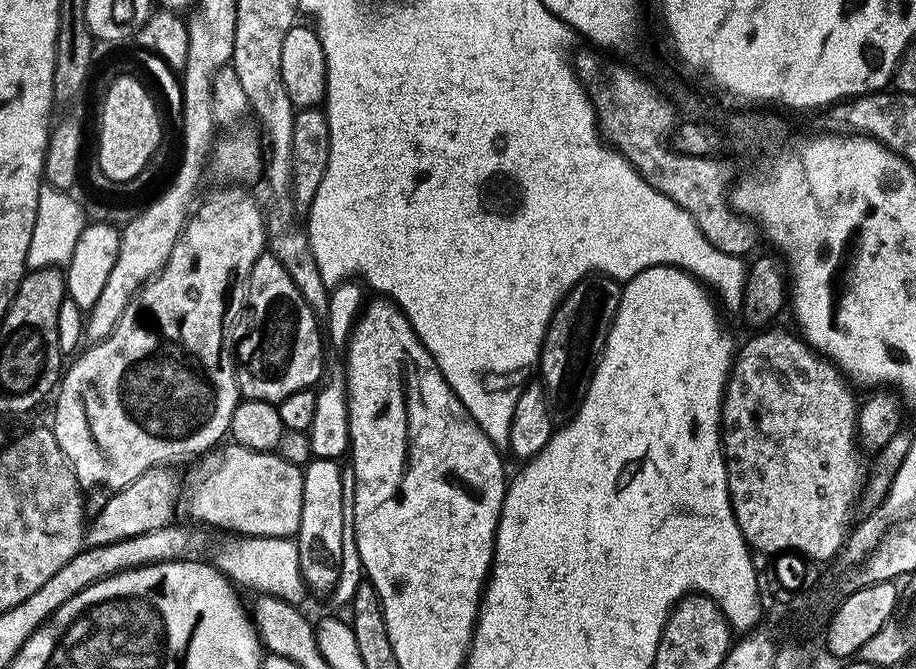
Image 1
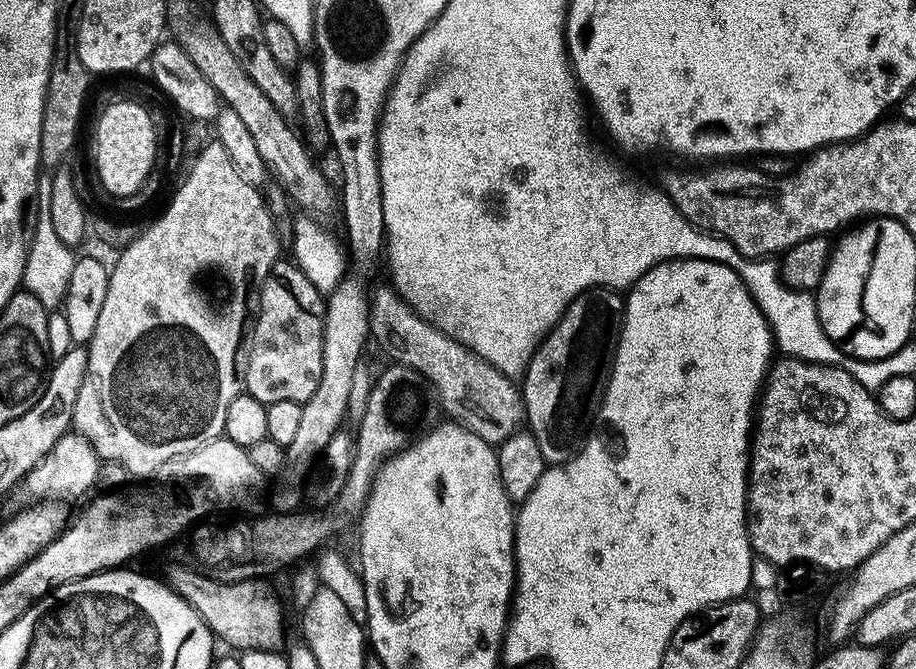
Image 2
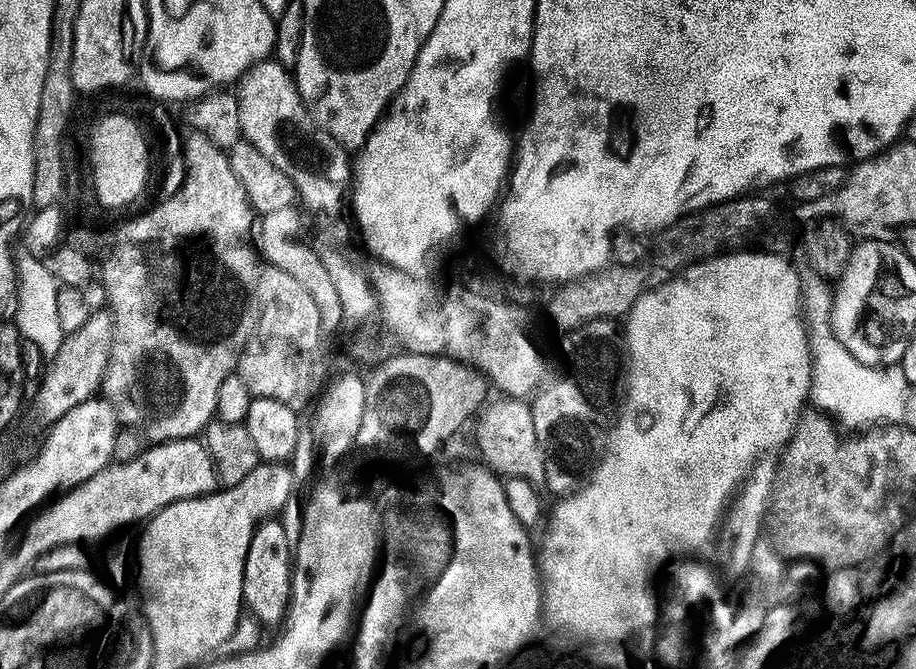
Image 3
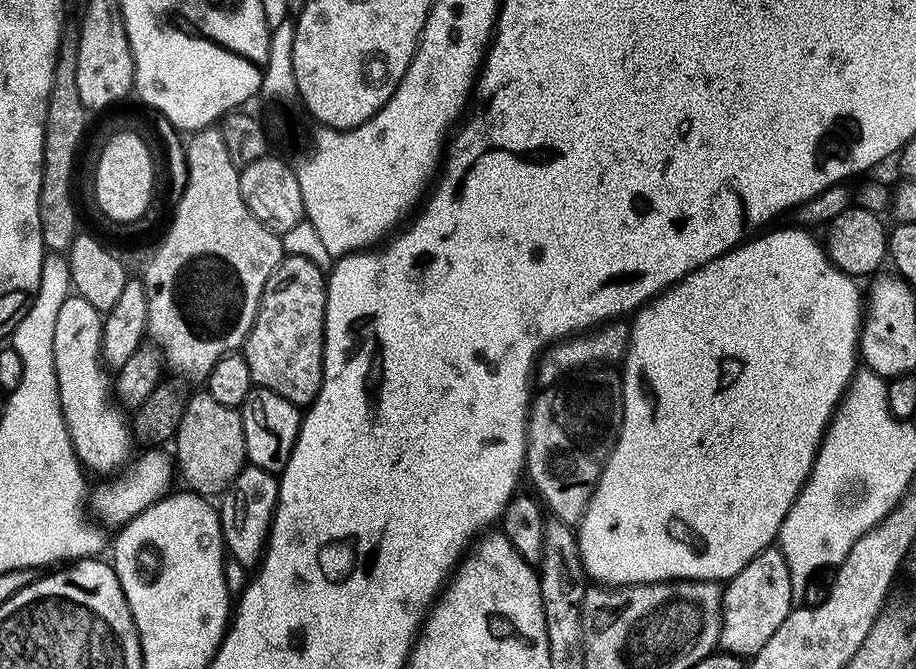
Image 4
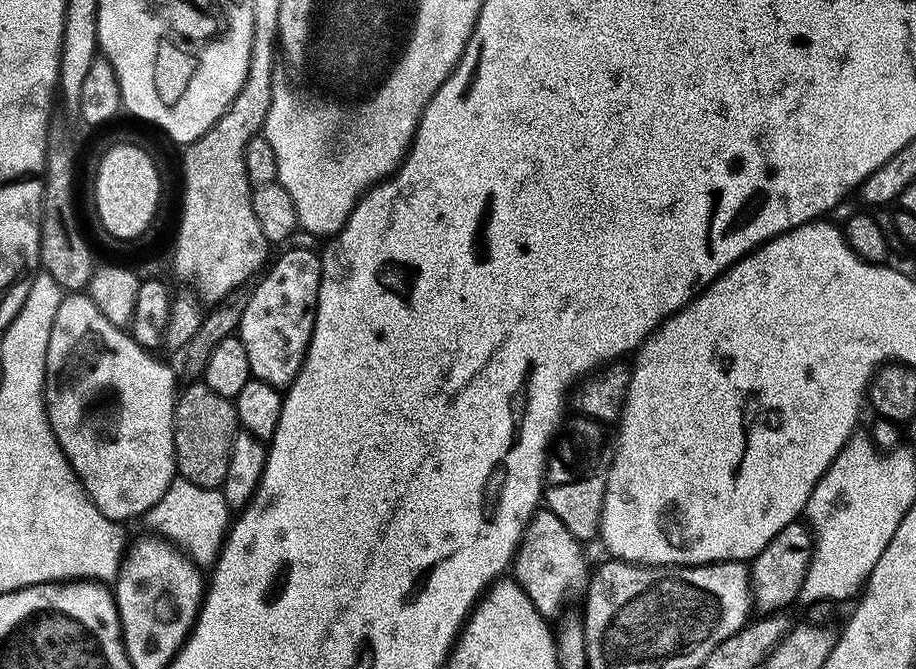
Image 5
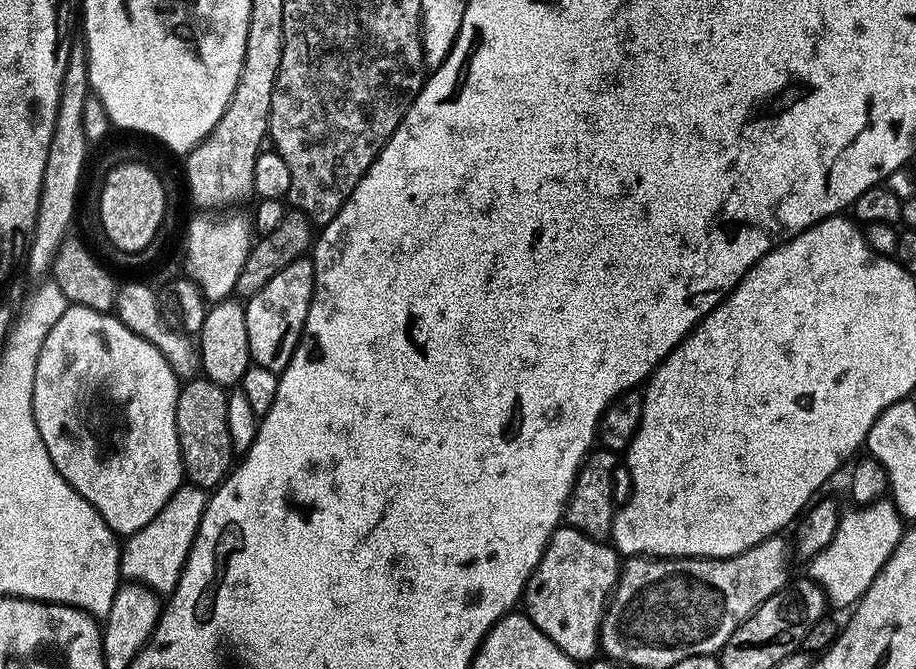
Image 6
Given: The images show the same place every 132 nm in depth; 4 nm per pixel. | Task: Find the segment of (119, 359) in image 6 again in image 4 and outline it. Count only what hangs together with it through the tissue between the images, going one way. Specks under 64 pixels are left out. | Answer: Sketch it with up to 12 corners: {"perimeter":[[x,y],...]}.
{"perimeter":[[68,296],[54,322],[58,398],[76,459],[116,474],[133,455],[110,395],[100,310]]}

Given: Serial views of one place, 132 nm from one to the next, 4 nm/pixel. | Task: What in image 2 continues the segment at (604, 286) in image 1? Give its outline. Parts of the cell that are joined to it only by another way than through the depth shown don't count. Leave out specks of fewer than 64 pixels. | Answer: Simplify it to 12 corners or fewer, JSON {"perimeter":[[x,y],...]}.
{"perimeter":[[619,291],[582,292],[522,377],[549,465],[580,455],[608,387]]}

